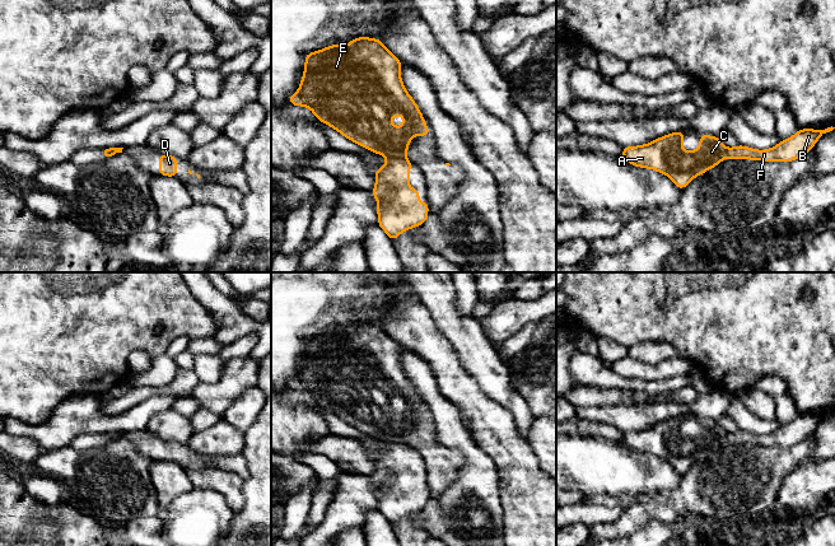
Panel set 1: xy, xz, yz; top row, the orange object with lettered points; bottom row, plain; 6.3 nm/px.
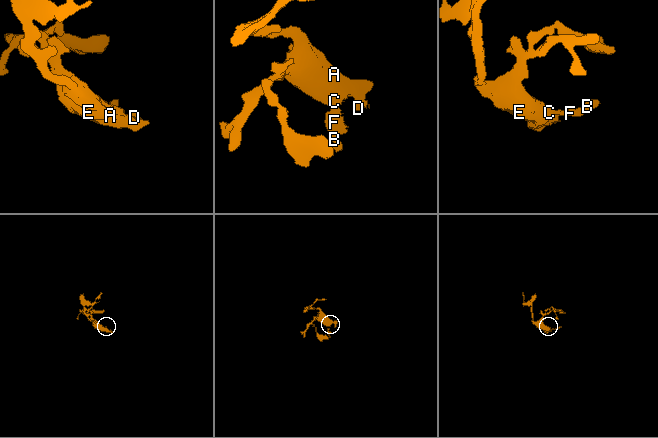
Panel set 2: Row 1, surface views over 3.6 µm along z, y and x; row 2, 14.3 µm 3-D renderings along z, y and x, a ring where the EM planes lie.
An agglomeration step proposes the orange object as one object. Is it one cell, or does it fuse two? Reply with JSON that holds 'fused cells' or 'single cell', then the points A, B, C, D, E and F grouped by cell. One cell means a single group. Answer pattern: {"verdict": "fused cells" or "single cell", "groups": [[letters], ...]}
{"verdict": "fused cells", "groups": [["A", "C", "D", "E"], ["B", "F"]]}

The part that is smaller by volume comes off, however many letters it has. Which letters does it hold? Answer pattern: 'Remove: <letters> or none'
Remove: B, F

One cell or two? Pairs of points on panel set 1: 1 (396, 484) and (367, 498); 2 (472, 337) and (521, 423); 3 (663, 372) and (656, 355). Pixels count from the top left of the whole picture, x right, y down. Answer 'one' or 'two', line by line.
1: two
2: one
3: two

